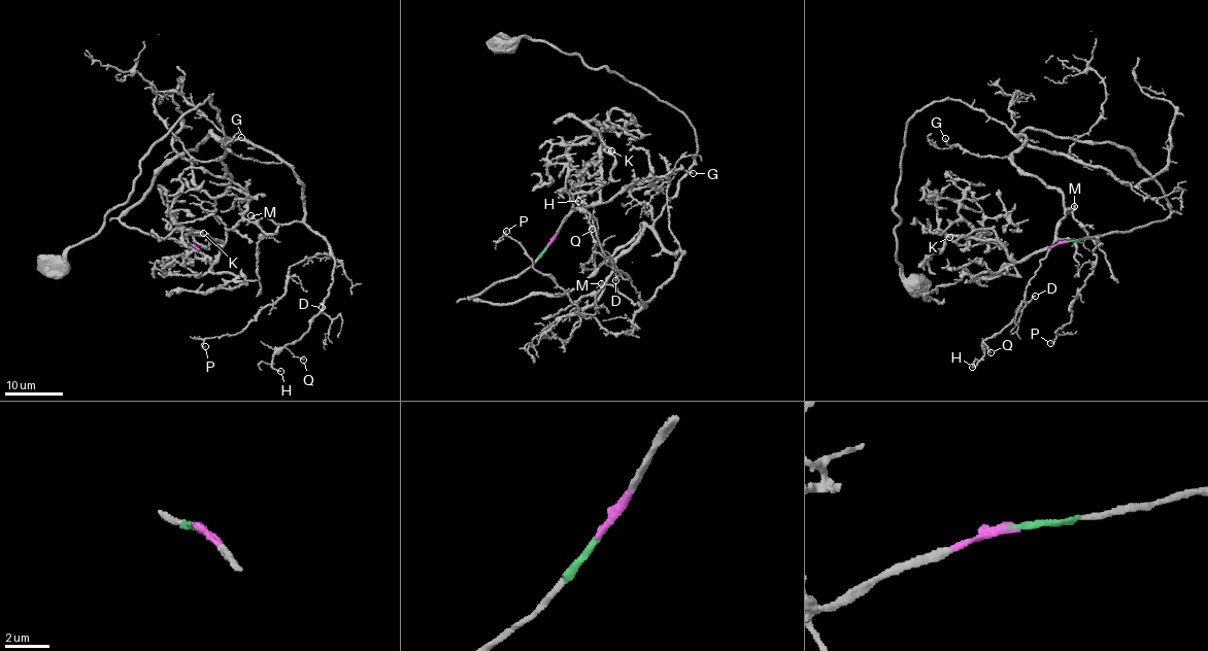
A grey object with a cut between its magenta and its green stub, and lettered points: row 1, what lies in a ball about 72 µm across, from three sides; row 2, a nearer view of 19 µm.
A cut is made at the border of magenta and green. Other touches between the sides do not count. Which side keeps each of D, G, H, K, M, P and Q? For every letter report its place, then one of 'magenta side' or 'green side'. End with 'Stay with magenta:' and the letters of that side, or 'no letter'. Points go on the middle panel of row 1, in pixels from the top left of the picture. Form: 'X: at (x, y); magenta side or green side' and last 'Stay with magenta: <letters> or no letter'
D: at (615, 280); green side
G: at (693, 173); green side
H: at (578, 201); green side
K: at (611, 150); magenta side
M: at (601, 283); green side
P: at (506, 231); green side
Q: at (592, 229); green side
Stay with magenta: K

